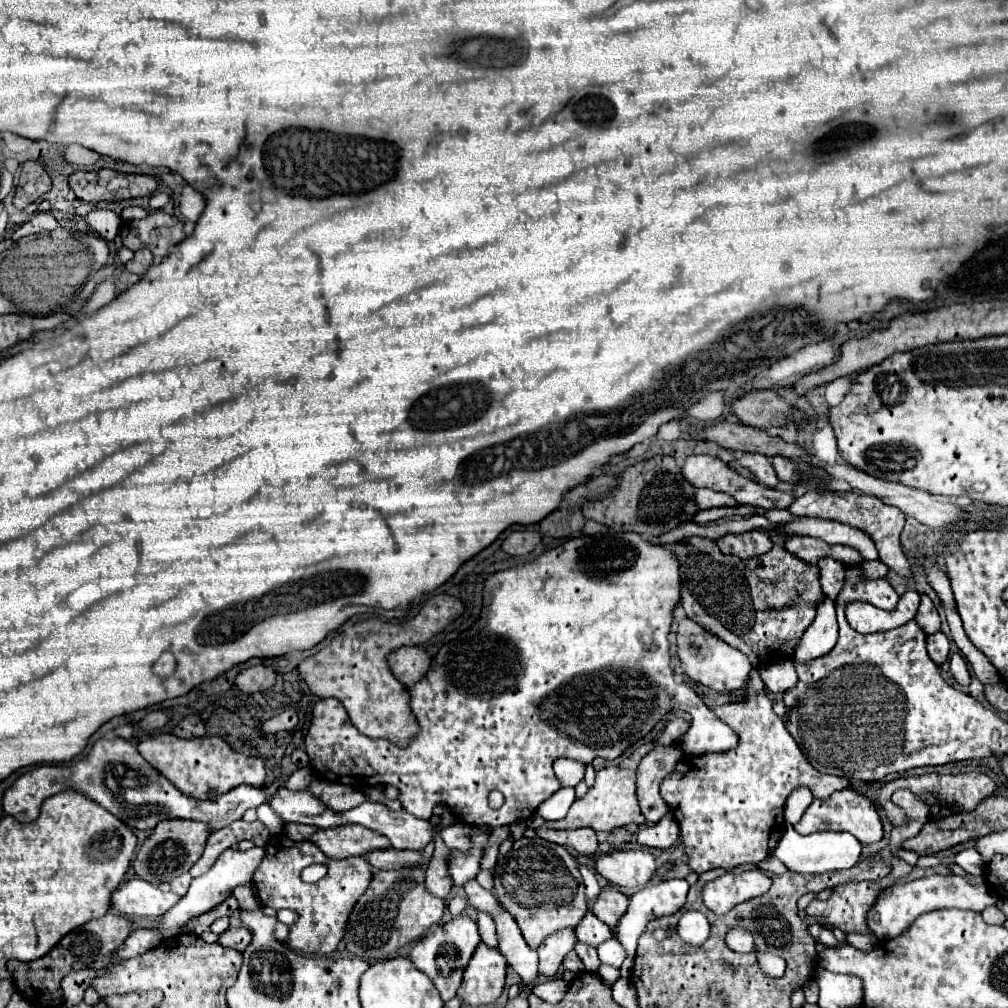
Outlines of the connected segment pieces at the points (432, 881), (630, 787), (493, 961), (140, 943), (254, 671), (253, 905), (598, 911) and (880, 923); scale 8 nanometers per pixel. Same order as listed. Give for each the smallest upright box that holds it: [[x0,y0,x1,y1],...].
[[425,832,453,897],[527,719,689,832],[457,943,507,1005],[113,929,161,963],[235,665,277,693],[233,883,261,911],[593,887,629,929],[867,873,999,941]]

